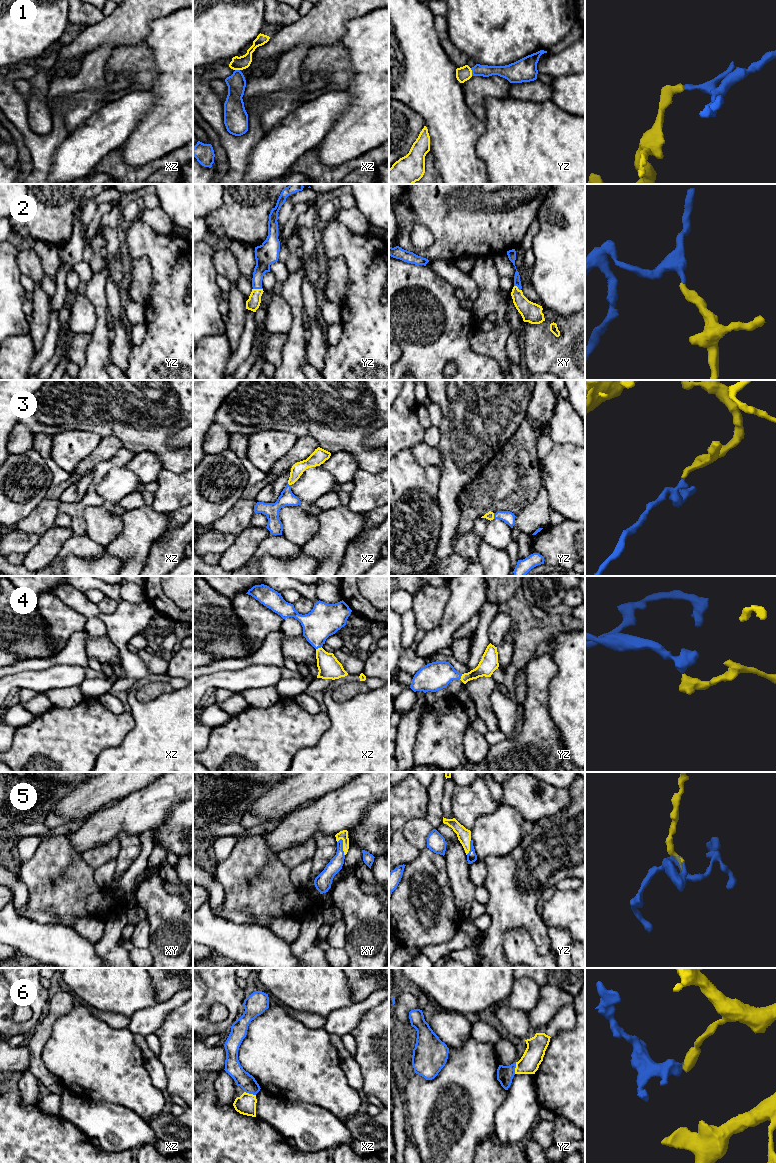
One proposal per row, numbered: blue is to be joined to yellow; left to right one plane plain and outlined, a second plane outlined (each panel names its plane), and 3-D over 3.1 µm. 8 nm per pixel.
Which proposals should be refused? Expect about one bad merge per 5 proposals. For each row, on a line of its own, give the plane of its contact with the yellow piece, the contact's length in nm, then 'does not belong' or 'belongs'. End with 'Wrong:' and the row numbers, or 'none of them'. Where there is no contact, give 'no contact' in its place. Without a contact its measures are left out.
1: yz | 70 nm | belongs
2: yz | 80 nm | belongs
3: yz | 50 nm | belongs
4: xz | 50 nm | belongs
5: xy | 150 nm | belongs
6: xz | 100 nm | does not belong
Wrong: 6

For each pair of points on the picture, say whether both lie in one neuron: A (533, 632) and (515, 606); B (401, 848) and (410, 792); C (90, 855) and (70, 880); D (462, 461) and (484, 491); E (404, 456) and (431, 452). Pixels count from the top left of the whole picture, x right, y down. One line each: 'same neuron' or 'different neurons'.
A: same neuron
B: same neuron
C: different neurons
D: different neurons
E: different neurons

